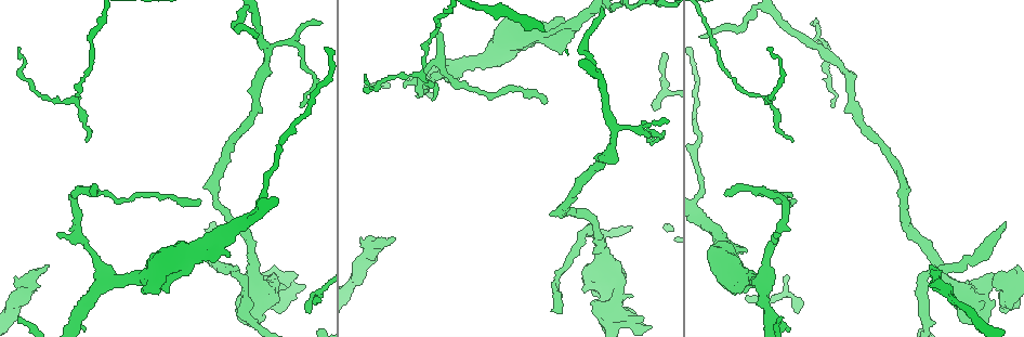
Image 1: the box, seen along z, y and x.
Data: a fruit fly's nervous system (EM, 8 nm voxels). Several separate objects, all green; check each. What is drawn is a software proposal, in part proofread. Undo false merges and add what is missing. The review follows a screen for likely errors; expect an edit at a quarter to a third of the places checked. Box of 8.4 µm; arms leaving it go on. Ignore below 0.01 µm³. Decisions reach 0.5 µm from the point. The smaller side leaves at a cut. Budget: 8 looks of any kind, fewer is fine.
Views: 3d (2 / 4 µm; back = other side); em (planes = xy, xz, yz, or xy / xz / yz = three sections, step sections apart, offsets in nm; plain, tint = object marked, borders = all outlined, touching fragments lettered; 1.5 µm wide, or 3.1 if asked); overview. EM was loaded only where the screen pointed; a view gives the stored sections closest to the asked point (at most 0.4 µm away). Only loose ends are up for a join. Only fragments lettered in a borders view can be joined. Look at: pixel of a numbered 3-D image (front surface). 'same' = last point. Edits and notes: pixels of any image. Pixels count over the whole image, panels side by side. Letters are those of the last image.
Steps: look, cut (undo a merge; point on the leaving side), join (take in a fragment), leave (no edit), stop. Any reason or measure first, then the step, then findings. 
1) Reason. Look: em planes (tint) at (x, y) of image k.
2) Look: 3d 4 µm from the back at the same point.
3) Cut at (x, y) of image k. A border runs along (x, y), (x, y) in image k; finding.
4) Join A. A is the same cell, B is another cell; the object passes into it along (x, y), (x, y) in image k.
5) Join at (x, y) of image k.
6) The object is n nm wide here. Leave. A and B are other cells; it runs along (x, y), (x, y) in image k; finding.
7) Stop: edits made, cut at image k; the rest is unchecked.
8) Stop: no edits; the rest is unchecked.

Three-way junction. Look: em xy step 8 (tint) at (762, 282) of image 1.

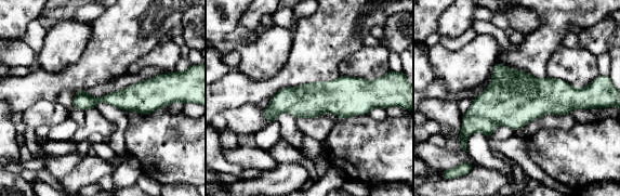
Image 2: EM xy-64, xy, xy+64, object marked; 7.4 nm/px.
Look: em xz step 8 (borders) at the same point.

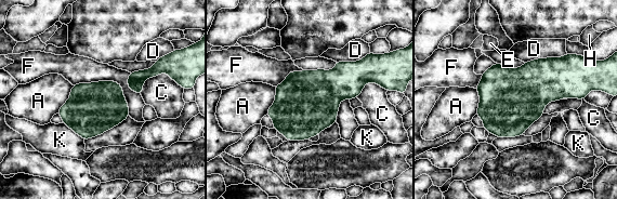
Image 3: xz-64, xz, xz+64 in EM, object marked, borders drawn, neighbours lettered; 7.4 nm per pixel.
The object is 460 nm wide here. Leave. A, C, D, E, F, H and K are other cells; a border runs along (74, 84), (116, 81), (129, 115) in image 3; one cell here.

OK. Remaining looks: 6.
Look: 3d 2 µm at (545, 103) of image 1.

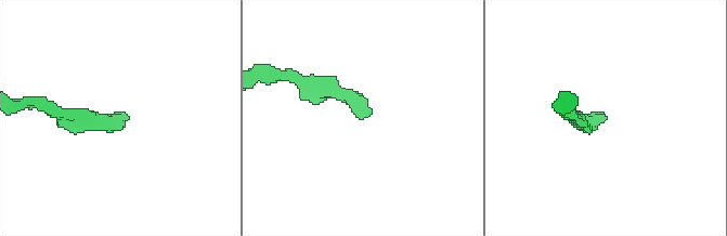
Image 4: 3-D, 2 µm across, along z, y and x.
Look: em planes (borders) at (126, 116) of image 4.

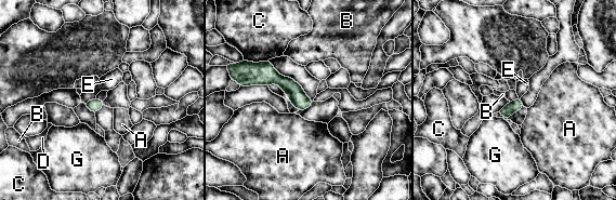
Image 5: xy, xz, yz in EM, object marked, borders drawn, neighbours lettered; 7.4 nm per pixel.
The object is 90 nm wide here. Leave. A, B, C, D, E and G are other cells; none of them fits.

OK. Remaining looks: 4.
Free end. Look: em xy step 4 (borders) at (285, 307) of image 1.

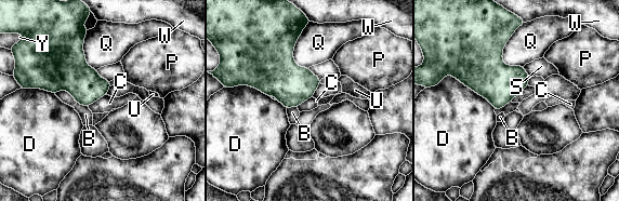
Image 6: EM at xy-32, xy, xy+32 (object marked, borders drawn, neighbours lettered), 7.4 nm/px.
The object is 260 nm wide here. Leave. B, C, D, P, Q, S, U, W and Y are other cells; no lettered fragment goes on from it.

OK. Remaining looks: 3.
Thin end. Look: em planes (borders) at (213, 223) of image 1.

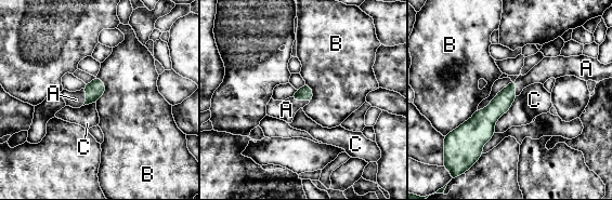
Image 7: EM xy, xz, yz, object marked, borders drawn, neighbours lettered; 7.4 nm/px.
The object is 100 nm wide here. Join A. A is the same cell, B and C are other cells; the object passes into it along (304, 93), (300, 100), (286, 109) in image 7; it goes on there.

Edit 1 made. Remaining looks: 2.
Stop: edits made, join at image 7; the rest is unchecked.

